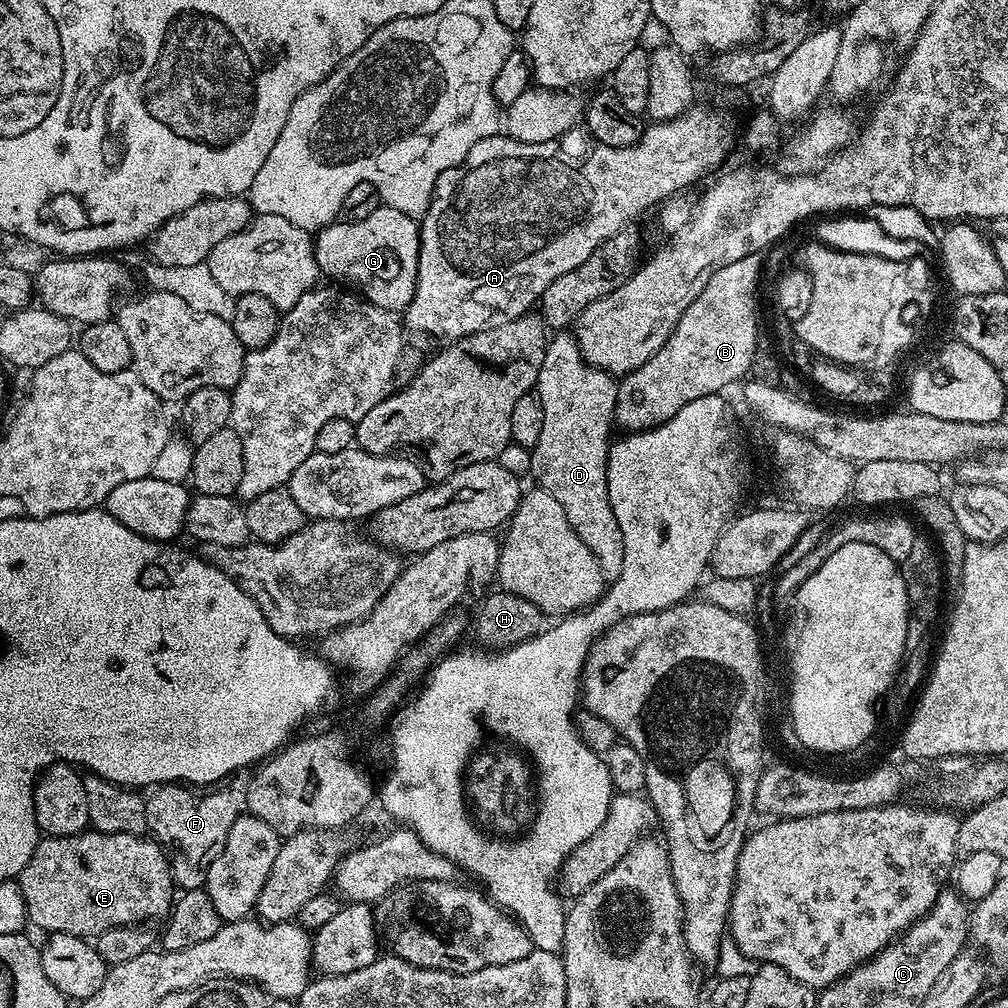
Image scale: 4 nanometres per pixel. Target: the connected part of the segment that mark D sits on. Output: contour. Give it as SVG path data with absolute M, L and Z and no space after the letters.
M556 334L547 341L542 364L538 370L538 378L534 389L540 397L542 414L542 434L538 434L538 442L531 448L531 475L536 475L535 483L546 489L562 506L574 534L586 542L586 546L598 558L598 566L602 566L605 581L611 582L622 574L622 558L624 557L624 535L618 526L618 518L614 518L614 510L610 506L608 493L608 431L614 428L613 420L616 410L617 377L595 368L584 361L580 353L580 344L575 335Z

